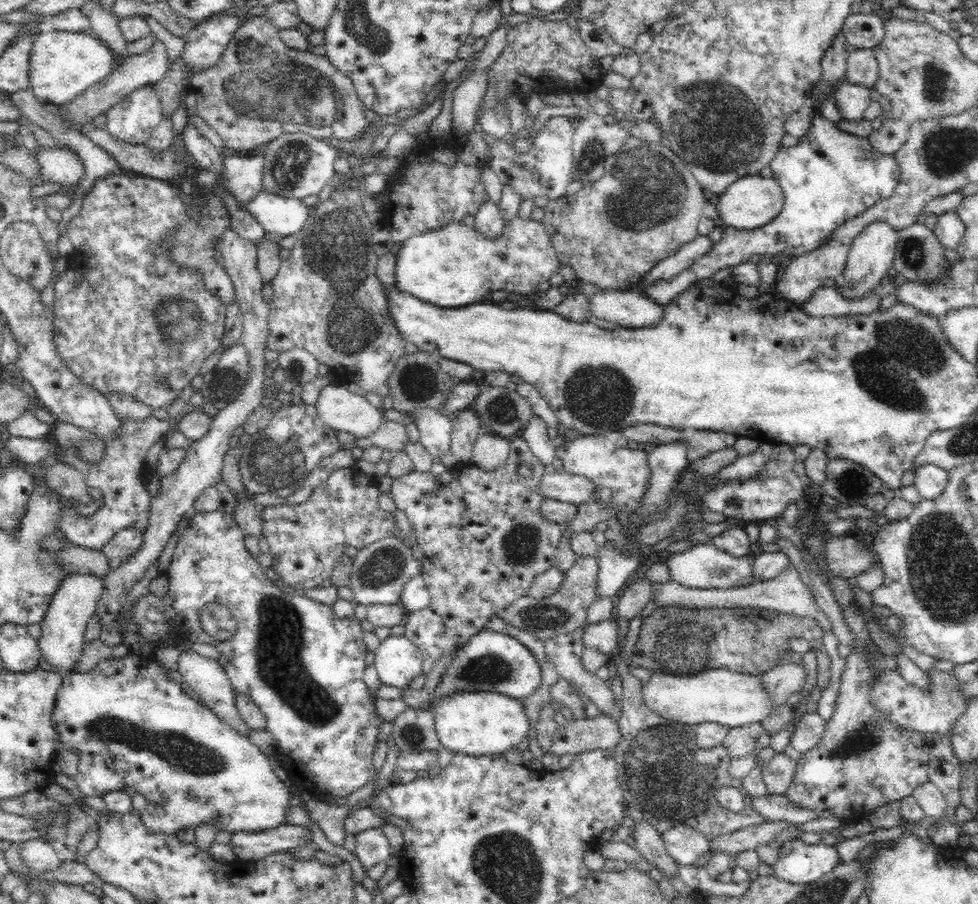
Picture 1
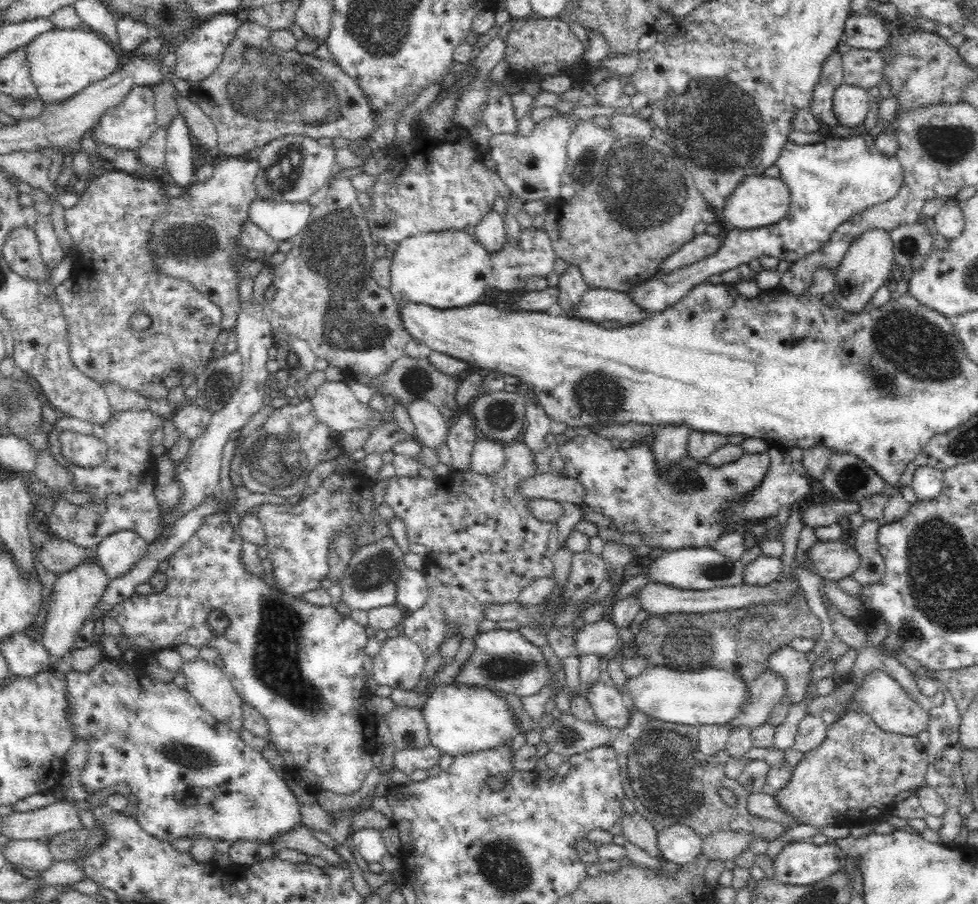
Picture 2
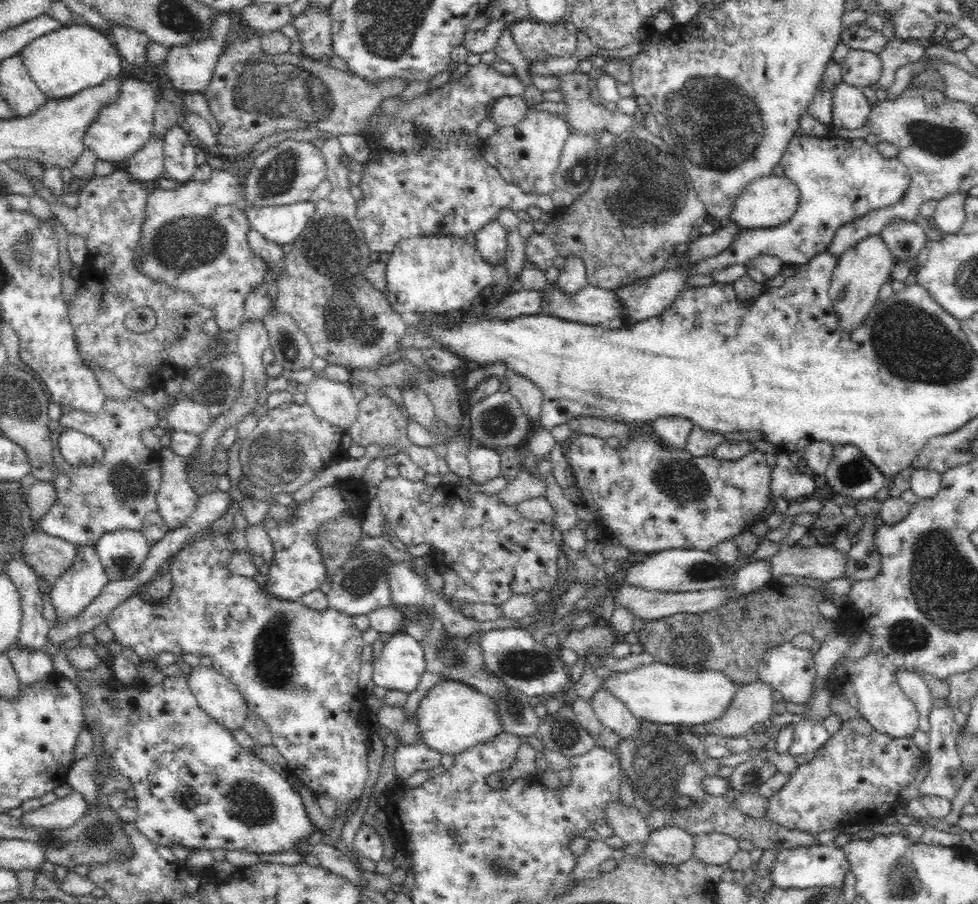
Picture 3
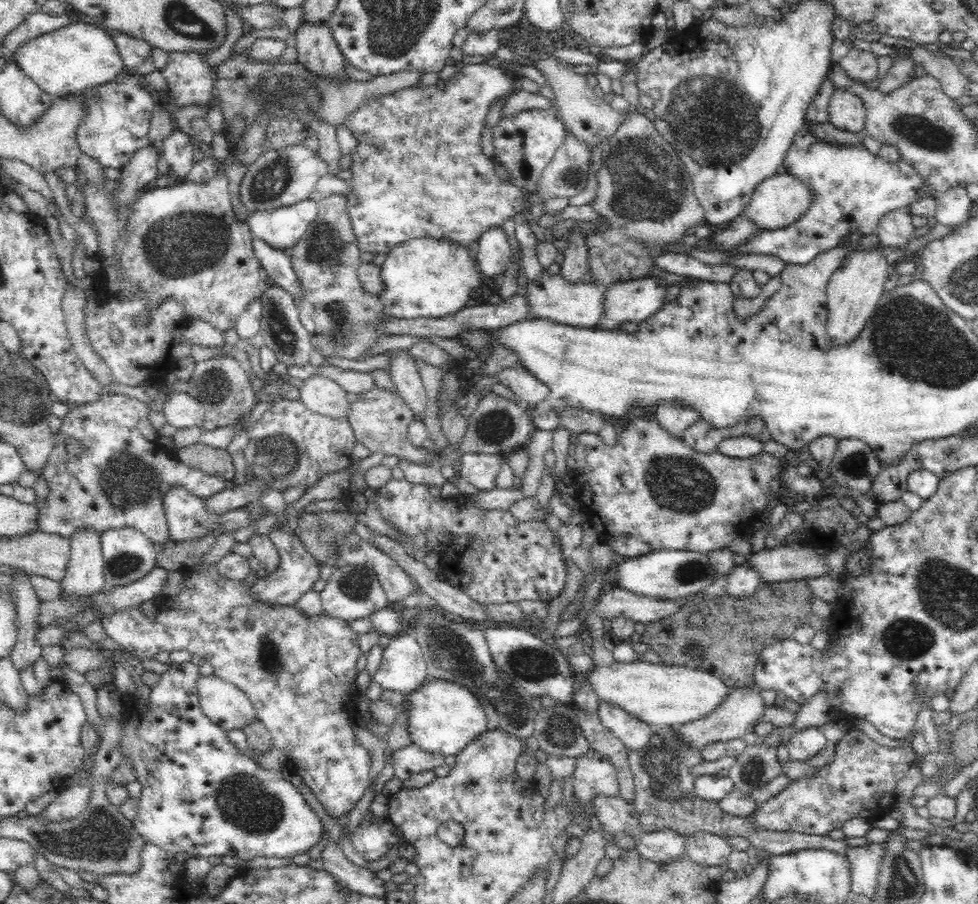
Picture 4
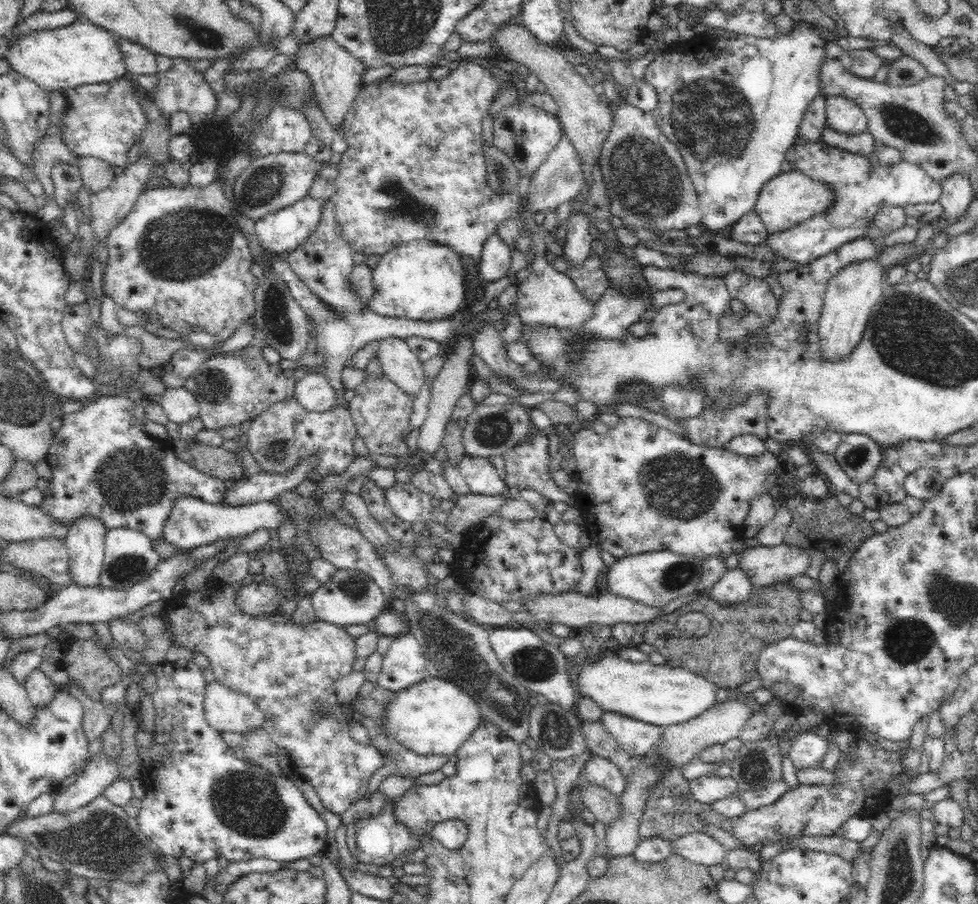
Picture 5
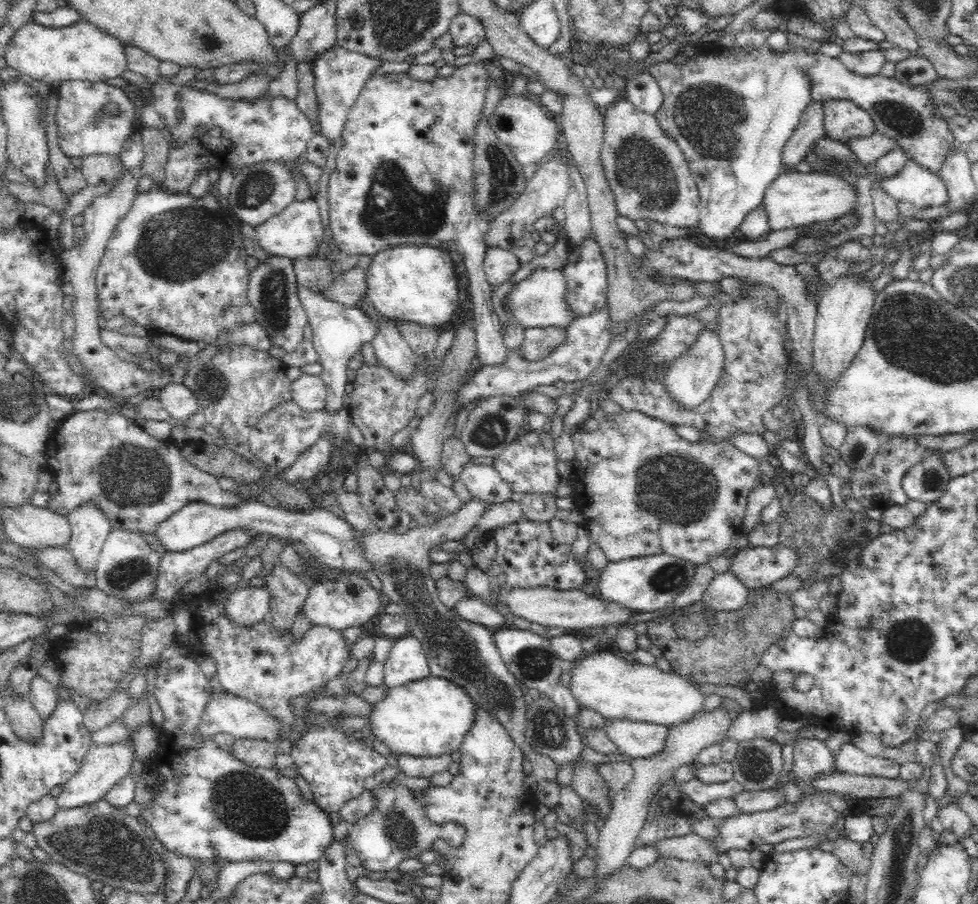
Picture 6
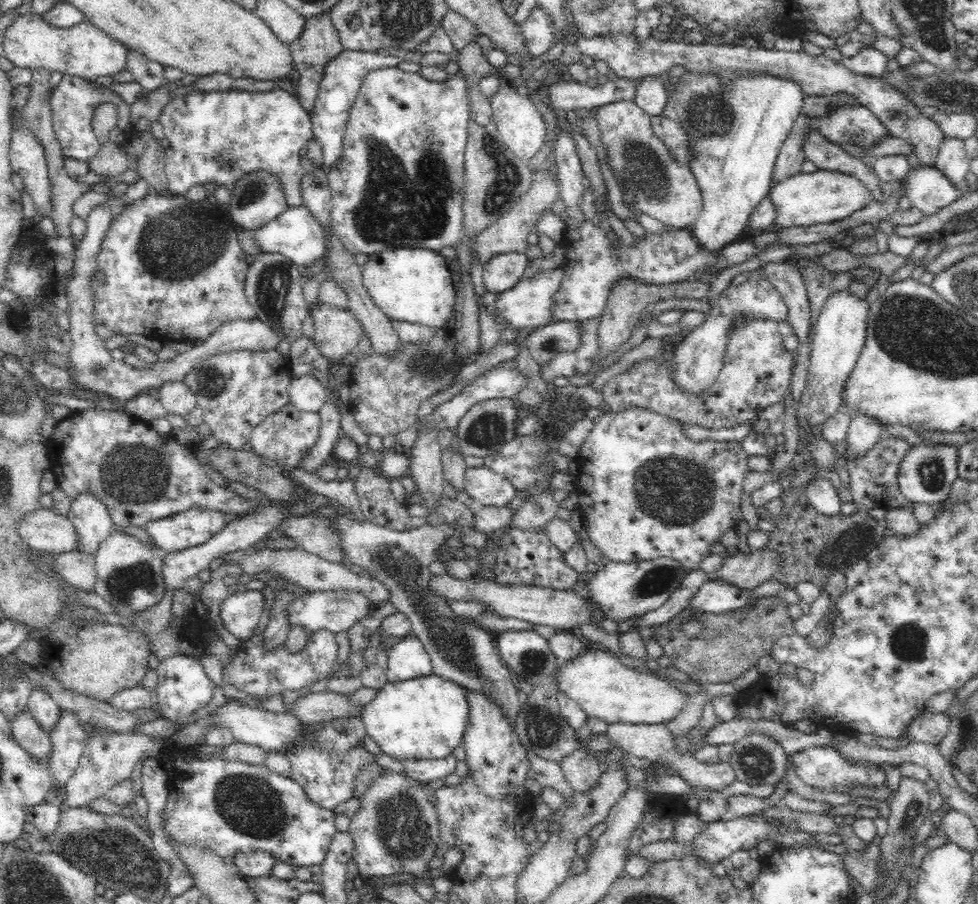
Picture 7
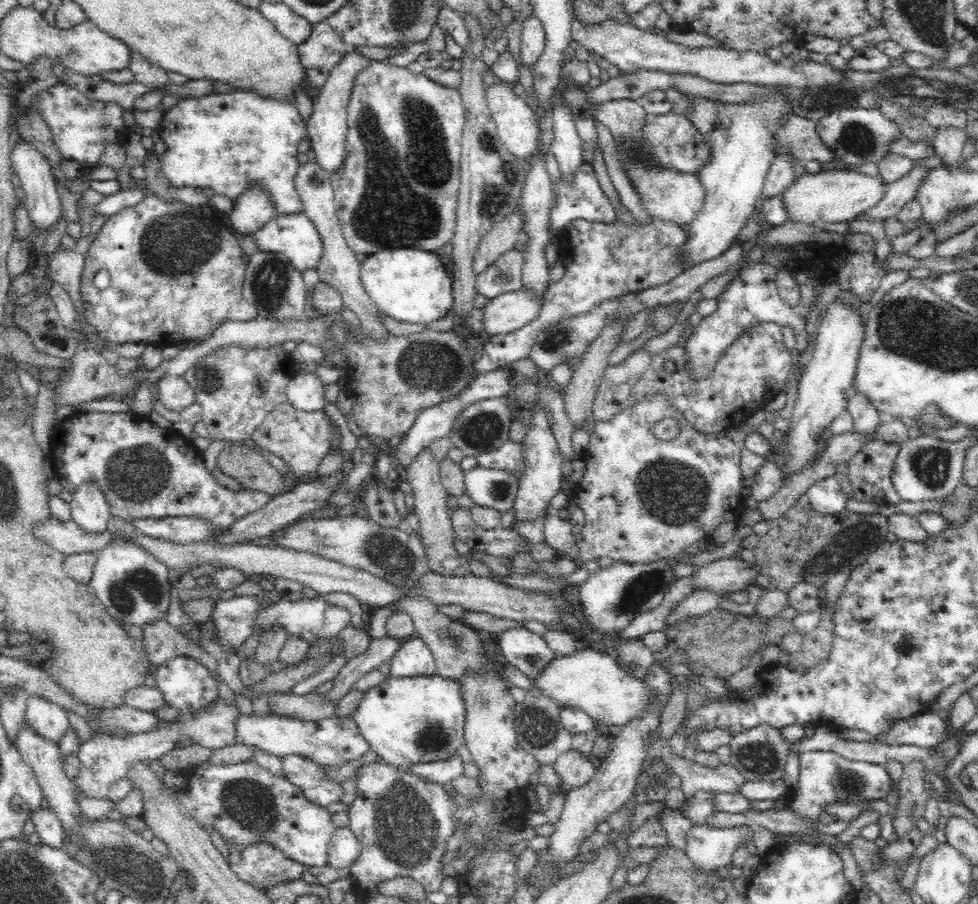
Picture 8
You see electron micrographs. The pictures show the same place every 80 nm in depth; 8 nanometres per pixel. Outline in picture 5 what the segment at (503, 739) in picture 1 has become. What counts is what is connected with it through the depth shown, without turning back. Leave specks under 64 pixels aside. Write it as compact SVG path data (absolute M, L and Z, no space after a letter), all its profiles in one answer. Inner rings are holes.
M427 677L408 690L396 692L396 698L386 705L386 720L381 724L393 742L422 756L436 754L448 757L456 754L482 721L478 702L470 694L444 678Z

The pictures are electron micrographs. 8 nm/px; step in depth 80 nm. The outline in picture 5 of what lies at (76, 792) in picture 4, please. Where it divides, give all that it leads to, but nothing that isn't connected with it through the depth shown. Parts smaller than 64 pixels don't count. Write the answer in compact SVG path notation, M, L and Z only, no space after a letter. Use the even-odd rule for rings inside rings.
M99 752L94 762L86 766L86 770L78 776L74 784L70 784L64 790L56 791L52 811L64 814L81 809L98 794L103 794L104 789L117 778L118 774L118 763L107 760Z

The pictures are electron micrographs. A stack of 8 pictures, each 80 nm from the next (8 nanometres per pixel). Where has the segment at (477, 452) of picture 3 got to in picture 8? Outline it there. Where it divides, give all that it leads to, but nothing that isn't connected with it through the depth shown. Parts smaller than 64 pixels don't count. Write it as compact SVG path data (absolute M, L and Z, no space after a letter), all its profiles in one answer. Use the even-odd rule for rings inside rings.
M480 465L465 471L465 494L483 507L506 512L513 507L518 488L518 479L506 471Z

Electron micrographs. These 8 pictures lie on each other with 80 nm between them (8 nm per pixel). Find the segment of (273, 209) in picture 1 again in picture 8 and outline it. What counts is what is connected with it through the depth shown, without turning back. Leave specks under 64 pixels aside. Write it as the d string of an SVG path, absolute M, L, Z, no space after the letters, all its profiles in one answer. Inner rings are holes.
M304 212L290 215L278 215L253 234L256 249L285 254L300 271L315 268L323 253L323 241L318 229Z

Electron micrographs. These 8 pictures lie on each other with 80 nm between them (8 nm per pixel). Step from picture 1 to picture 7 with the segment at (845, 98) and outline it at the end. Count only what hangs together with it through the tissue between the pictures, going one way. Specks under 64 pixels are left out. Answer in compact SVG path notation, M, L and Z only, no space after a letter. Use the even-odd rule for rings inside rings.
M842 104L820 118L818 130L850 155L864 160L865 149L870 149L878 138L886 134L886 127L868 107Z

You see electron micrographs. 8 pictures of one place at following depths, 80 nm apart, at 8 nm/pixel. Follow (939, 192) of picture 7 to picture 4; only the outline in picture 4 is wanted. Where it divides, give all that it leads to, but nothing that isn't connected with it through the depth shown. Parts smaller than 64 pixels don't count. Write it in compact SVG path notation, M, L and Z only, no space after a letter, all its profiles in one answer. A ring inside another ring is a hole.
M804 129L796 133L783 166L786 167L787 174L792 174L807 187L813 196L811 204L802 217L789 226L782 229L762 229L751 240L738 242L728 250L730 257L743 254L767 254L778 256L790 264L808 264L818 254L836 248L838 240L851 231L862 231L866 235L877 233L879 219L884 214L909 207L918 200L918 192L923 188L923 181L917 174L917 170L901 159L897 162L887 162L878 157L878 154L872 154L861 142L856 145L832 145Z

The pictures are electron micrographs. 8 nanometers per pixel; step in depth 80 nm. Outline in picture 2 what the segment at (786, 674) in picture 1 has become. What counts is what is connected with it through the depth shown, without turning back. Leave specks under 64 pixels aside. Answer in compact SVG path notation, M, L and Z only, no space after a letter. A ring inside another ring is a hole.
M766 670L749 684L752 689L750 690L750 704L746 704L746 710L742 712L740 718L736 718L727 726L730 729L736 726L756 728L767 723L769 713L780 704L788 688L788 681L770 670Z

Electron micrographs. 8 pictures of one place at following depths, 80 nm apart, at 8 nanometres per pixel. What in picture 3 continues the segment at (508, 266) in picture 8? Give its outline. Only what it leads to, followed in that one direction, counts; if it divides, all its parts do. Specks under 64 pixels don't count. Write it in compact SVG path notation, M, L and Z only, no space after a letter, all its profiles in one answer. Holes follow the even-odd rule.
M498 218L488 222L475 233L475 247L490 264L504 262L507 252L507 230Z

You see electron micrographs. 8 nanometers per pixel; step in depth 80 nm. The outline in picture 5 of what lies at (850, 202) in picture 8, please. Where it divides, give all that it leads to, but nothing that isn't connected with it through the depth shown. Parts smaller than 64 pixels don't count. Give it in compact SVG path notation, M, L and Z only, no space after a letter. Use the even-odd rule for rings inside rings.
M788 171L771 178L765 186L762 186L753 211L758 214L770 234L790 229L812 216L823 214L829 205L830 207L834 205L834 202L835 193L829 186L822 182L815 182L798 172Z

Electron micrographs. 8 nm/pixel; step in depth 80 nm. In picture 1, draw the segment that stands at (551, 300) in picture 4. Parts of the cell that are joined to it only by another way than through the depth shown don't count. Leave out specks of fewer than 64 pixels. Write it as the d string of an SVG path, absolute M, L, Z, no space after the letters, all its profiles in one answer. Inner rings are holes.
M628 291L602 292L589 298L595 320L602 318L614 326L637 329L657 325L668 305L656 303L646 294Z

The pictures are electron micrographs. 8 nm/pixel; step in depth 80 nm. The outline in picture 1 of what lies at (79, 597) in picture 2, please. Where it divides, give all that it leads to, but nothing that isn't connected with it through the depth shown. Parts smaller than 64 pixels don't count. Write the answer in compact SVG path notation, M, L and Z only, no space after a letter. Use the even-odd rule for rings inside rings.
M70 574L62 579L40 624L42 636L37 642L42 659L51 667L50 672L56 672L63 678L66 674L78 672L78 664L84 656L87 622L97 611L96 606L102 588L103 580L94 575Z

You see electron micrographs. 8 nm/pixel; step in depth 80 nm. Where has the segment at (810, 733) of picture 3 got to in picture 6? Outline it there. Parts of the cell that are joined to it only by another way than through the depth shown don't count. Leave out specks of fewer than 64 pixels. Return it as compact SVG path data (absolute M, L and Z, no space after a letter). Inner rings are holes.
M816 738L794 740L792 772L800 781L810 781L820 774L835 772L835 761L826 743Z

